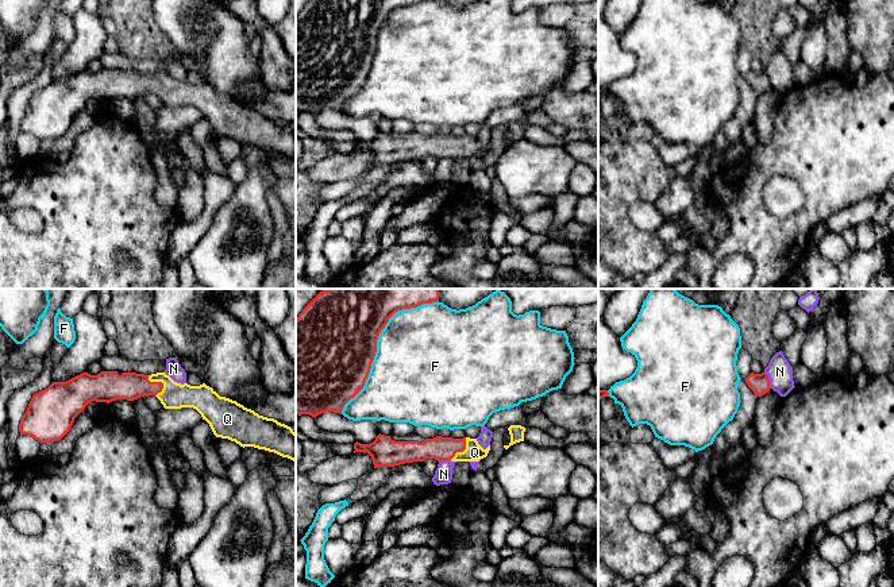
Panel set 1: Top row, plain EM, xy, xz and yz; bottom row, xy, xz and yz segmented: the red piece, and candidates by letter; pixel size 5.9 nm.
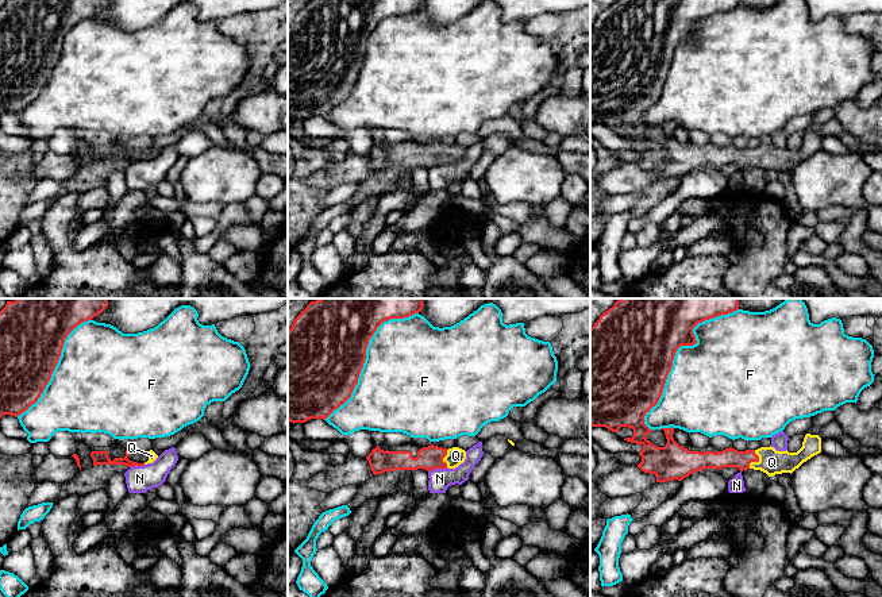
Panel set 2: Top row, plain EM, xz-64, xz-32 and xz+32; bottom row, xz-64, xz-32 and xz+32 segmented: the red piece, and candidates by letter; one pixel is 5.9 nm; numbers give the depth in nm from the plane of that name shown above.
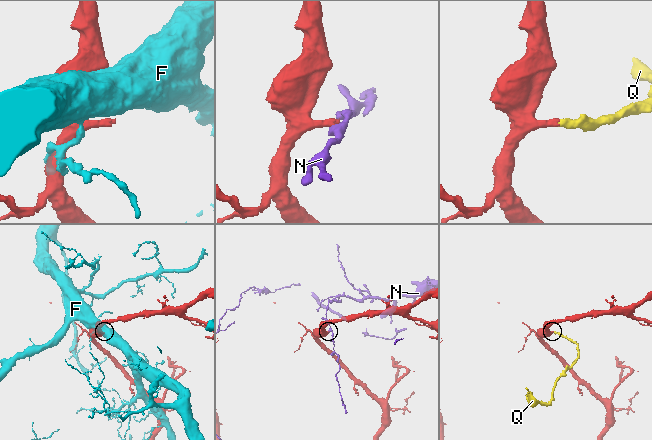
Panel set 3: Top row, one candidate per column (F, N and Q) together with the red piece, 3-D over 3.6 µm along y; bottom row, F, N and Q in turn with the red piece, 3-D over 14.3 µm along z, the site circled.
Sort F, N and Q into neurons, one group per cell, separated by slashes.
F / N / Q

